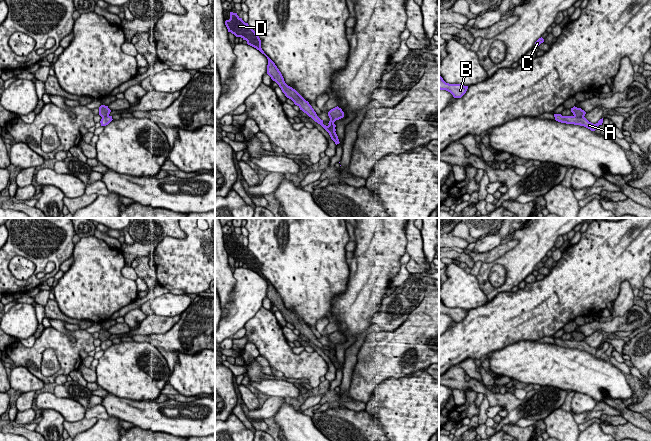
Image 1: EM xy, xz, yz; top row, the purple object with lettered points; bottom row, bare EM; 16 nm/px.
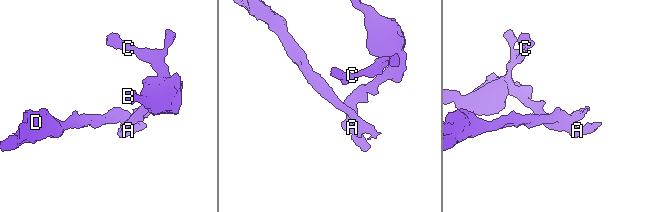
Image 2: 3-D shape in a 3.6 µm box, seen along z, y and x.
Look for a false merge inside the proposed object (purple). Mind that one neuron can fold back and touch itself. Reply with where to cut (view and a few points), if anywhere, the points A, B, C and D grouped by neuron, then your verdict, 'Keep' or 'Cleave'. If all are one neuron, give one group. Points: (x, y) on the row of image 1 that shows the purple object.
Split along yz (574, 115), (583, 116). Groups: A B C / D. Cleave

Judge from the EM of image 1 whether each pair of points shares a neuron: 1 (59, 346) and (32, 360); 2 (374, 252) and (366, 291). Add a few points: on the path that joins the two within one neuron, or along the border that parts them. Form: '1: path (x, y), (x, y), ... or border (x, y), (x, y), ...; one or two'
1: path (52, 345), (44, 345), (36, 353); one
2: path (374, 262), (368, 281); one

